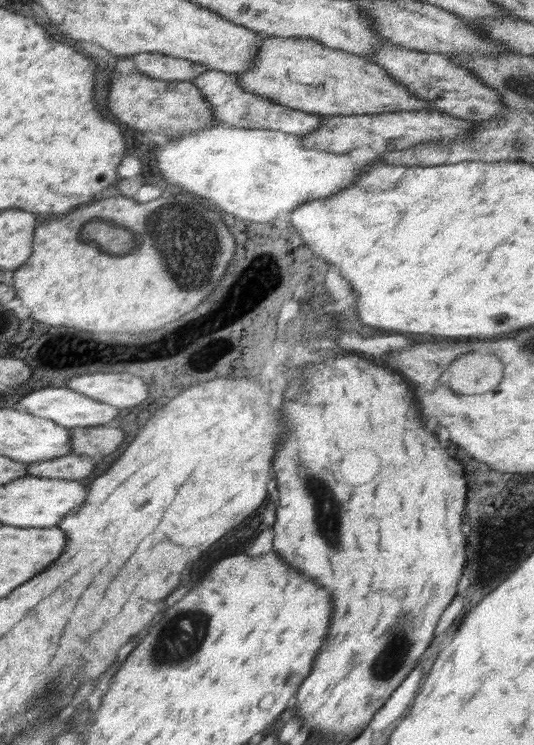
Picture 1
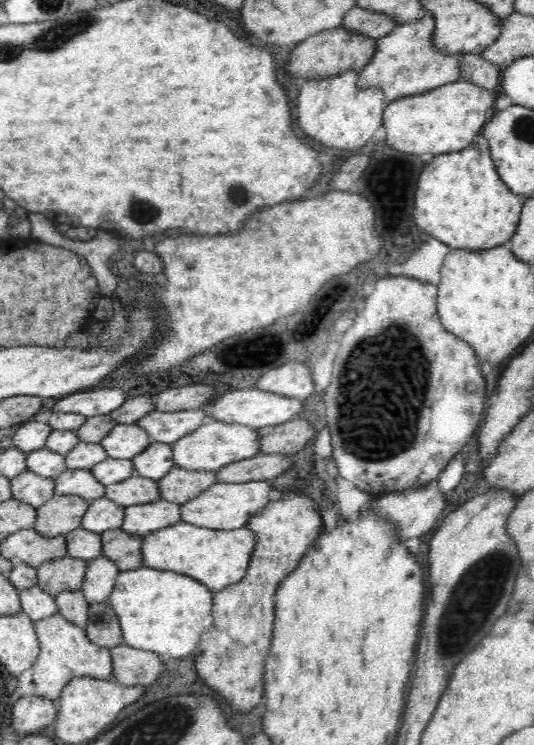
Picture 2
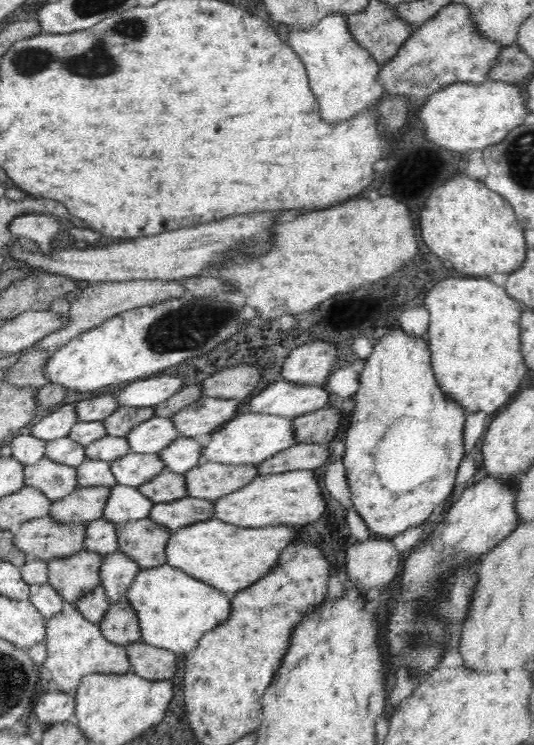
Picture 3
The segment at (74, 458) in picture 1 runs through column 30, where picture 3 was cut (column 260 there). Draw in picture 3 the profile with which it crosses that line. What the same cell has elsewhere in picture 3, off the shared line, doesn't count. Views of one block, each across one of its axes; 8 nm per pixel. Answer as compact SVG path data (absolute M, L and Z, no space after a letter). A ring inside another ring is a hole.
M321 443L295 444L257 464L262 476L291 470L314 470L329 458L328 446Z

